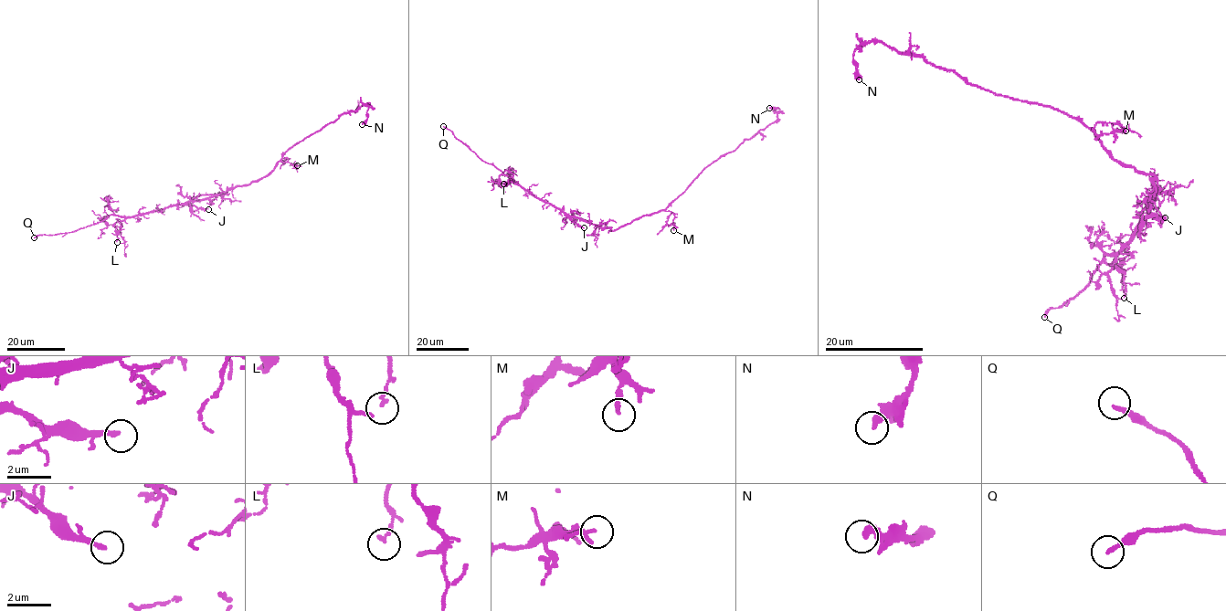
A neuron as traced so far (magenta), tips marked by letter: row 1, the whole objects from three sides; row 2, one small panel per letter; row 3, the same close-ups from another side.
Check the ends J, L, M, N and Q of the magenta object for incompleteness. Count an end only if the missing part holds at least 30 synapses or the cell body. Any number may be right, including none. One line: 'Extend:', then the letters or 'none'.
Extend: J, Q

